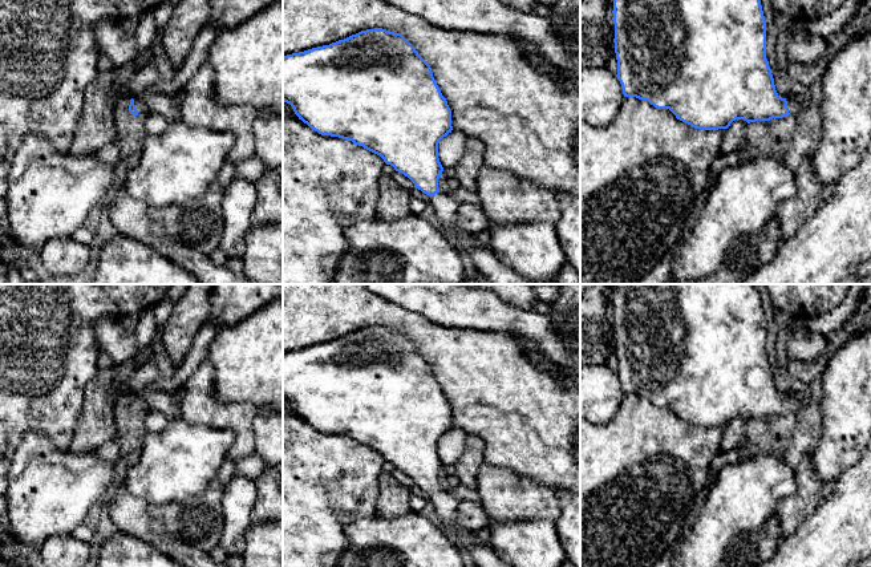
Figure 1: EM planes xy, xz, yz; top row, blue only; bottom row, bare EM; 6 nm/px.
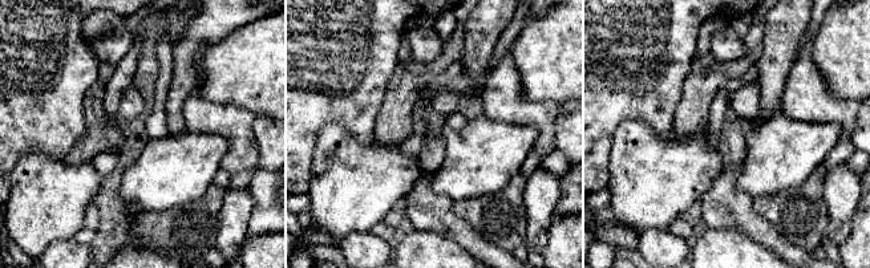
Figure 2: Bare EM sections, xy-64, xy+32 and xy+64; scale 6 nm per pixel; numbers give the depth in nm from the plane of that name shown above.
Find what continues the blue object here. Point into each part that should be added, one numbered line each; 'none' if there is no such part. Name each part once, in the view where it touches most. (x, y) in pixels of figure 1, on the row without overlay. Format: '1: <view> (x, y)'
1: xy (144, 406)

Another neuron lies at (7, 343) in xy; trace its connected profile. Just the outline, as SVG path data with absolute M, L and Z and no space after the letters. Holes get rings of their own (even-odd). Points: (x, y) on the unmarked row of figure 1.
M0 284L0 495L8 490L12 457L24 433L35 429L58 450L69 450L86 384L98 370L94 324L104 316L142 313L165 299L173 284Z

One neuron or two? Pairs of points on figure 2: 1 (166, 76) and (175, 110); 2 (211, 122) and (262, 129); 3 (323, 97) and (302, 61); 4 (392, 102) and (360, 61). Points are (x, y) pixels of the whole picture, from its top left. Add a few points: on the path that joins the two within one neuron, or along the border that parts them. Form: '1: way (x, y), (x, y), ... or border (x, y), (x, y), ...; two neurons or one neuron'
1: border (173, 56), (173, 78), (166, 96), (165, 117); two neurons
2: border (255, 117), (254, 137), (259, 158); two neurons
3: way (324, 88), (324, 84), (311, 70); one neuron
4: border (396, 64), (375, 122); two neurons

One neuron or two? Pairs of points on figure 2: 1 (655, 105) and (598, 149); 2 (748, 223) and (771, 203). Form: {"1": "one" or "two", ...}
{"1": "one", "2": "two"}

